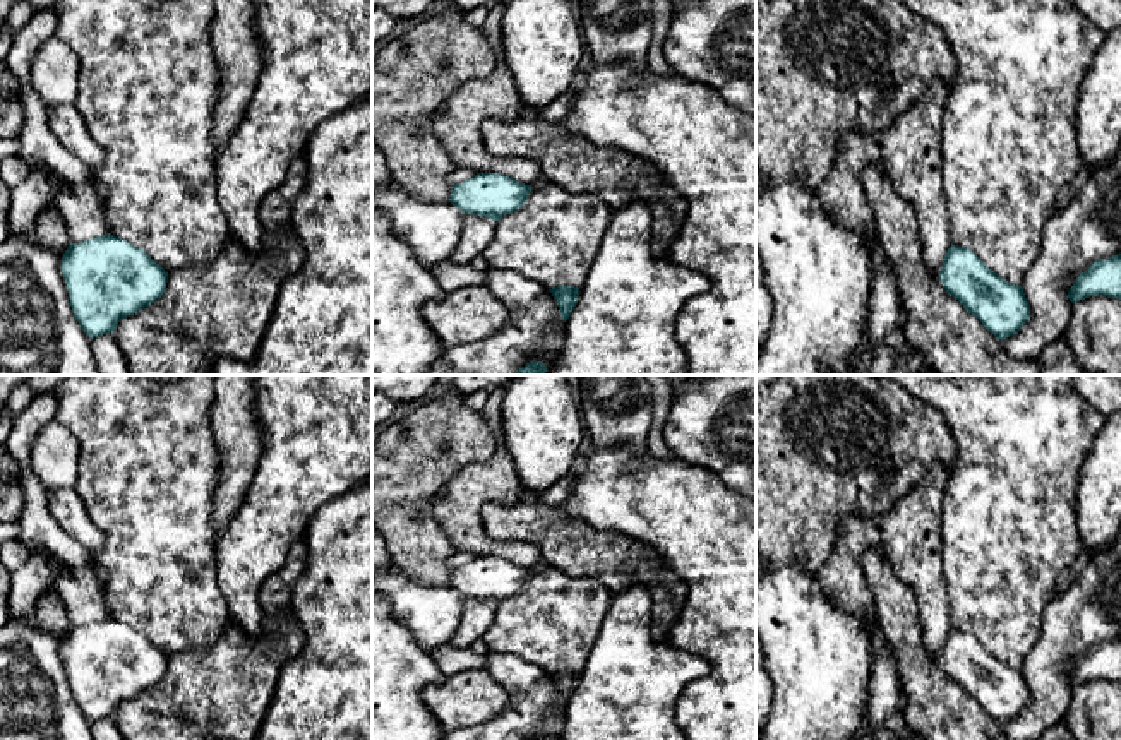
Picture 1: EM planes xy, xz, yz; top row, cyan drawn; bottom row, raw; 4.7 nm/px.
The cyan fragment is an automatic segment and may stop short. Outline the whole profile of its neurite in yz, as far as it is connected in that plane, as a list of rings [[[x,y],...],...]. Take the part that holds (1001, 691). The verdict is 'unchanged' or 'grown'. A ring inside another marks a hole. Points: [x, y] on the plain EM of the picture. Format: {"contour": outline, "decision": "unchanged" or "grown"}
{"contour": [[[951,627],[939,654],[939,665],[1001,725],[1018,718],[1030,702],[1023,671],[999,661],[970,632]]], "decision": "unchanged"}

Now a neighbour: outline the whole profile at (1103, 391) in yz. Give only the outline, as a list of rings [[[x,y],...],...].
[[[1071,375],[1078,392],[1106,416],[1121,411],[1121,375]]]

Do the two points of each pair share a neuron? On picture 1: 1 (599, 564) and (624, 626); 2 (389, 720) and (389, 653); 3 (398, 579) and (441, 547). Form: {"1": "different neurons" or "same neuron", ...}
{"1": "different neurons", "2": "same neuron", "3": "different neurons"}

